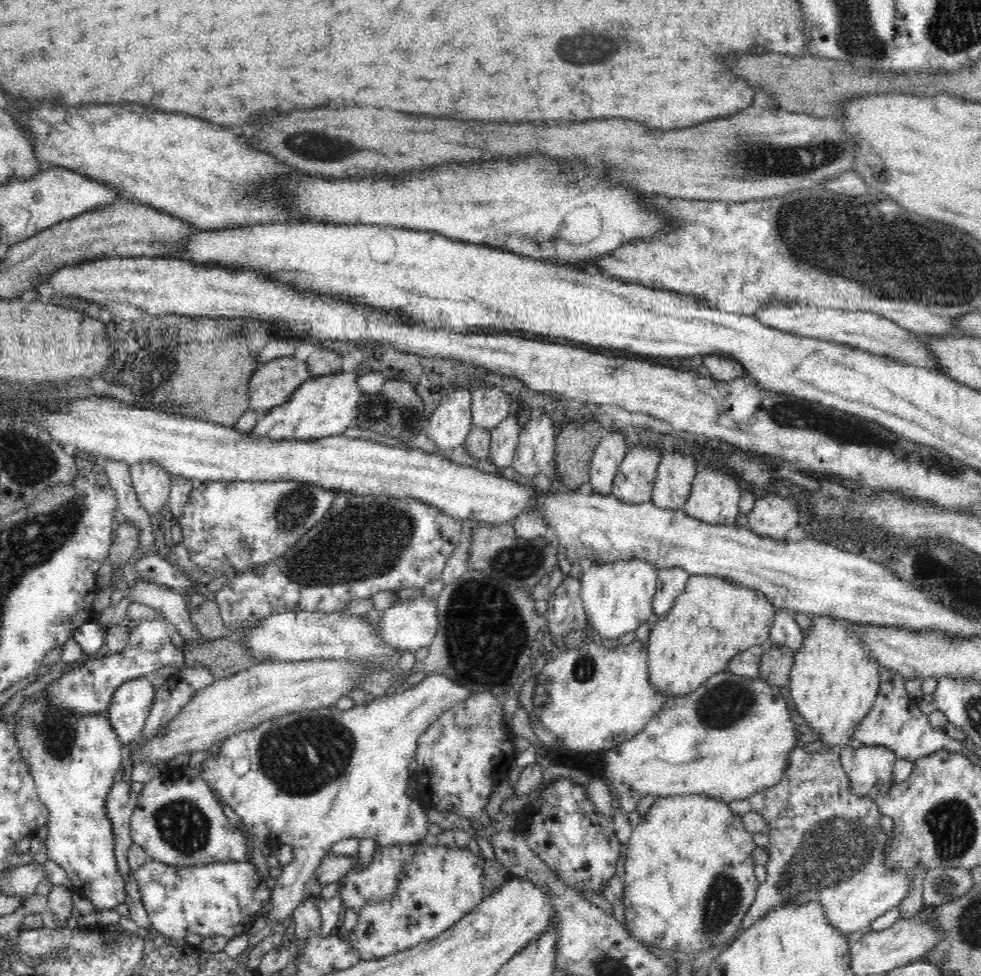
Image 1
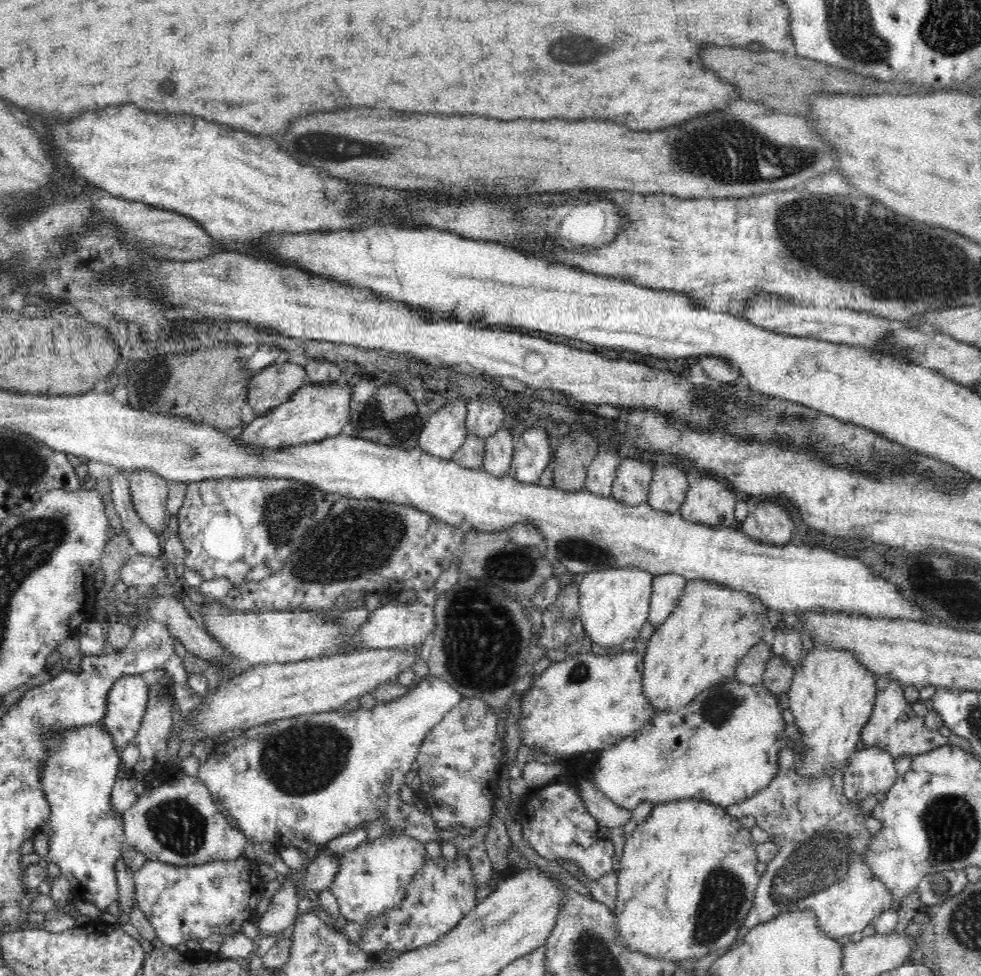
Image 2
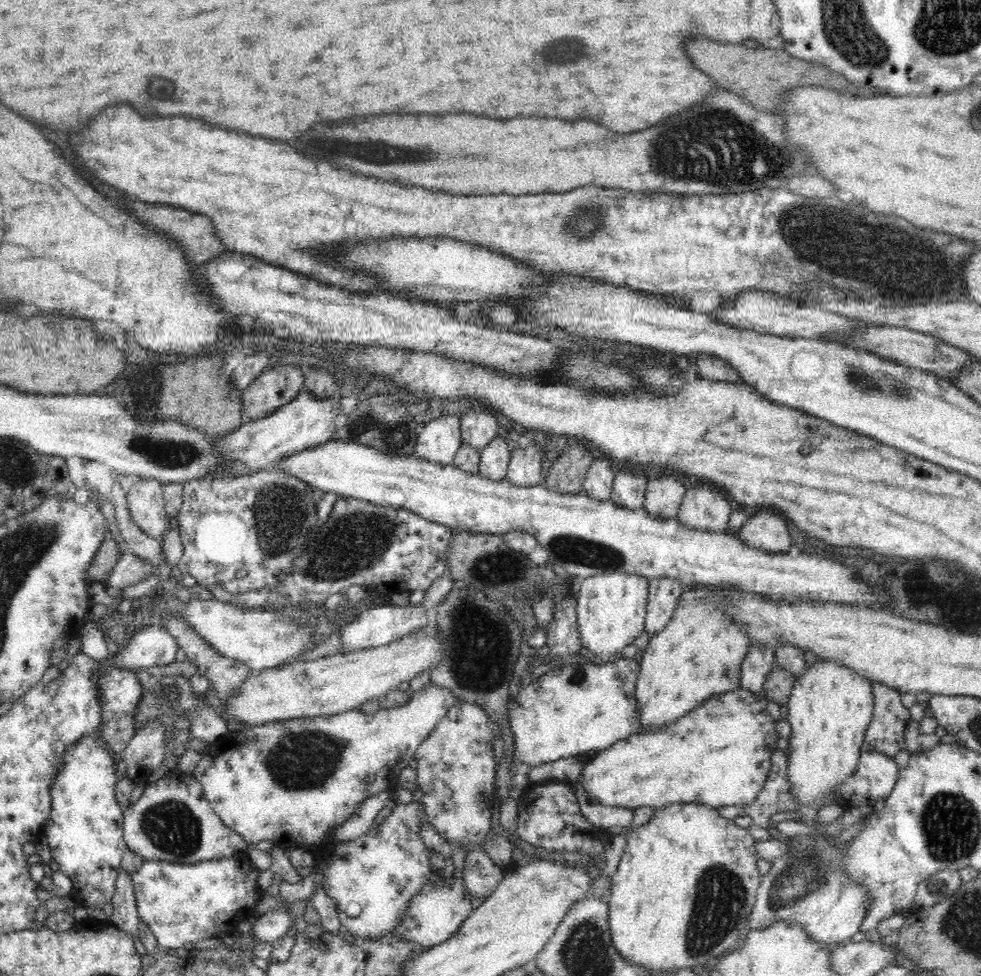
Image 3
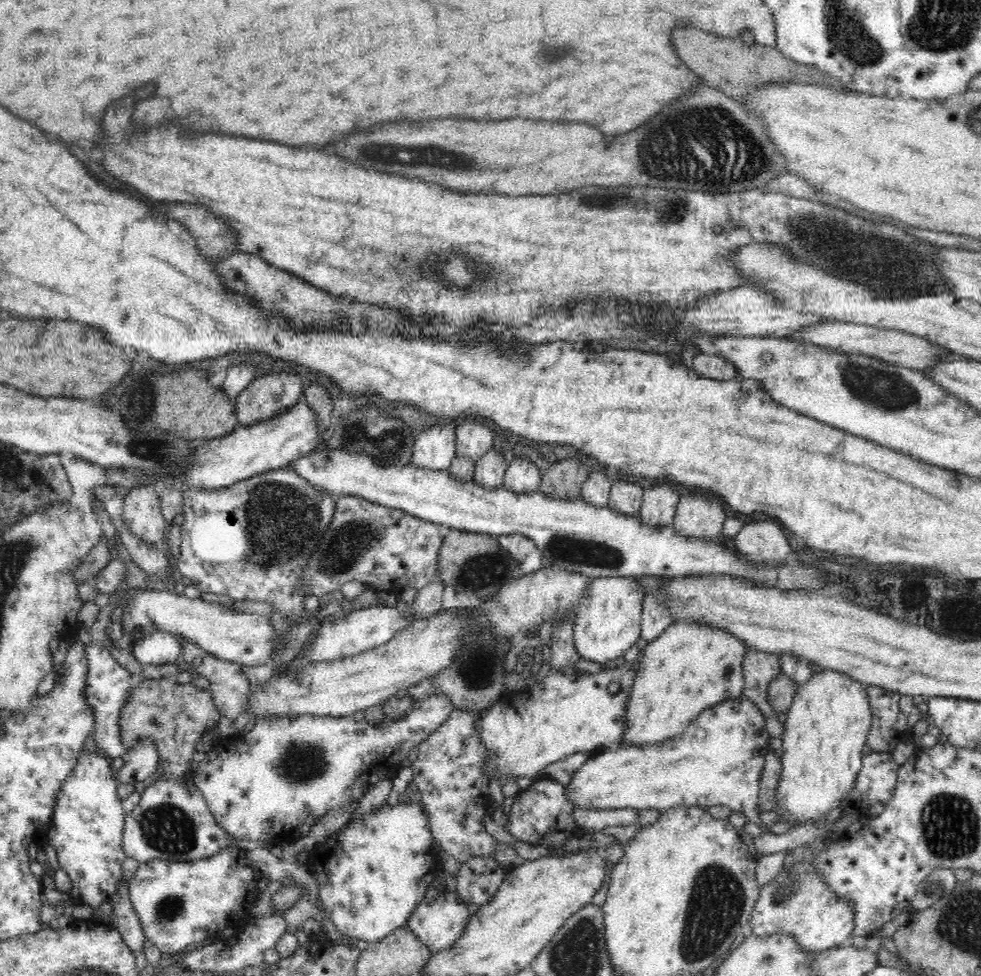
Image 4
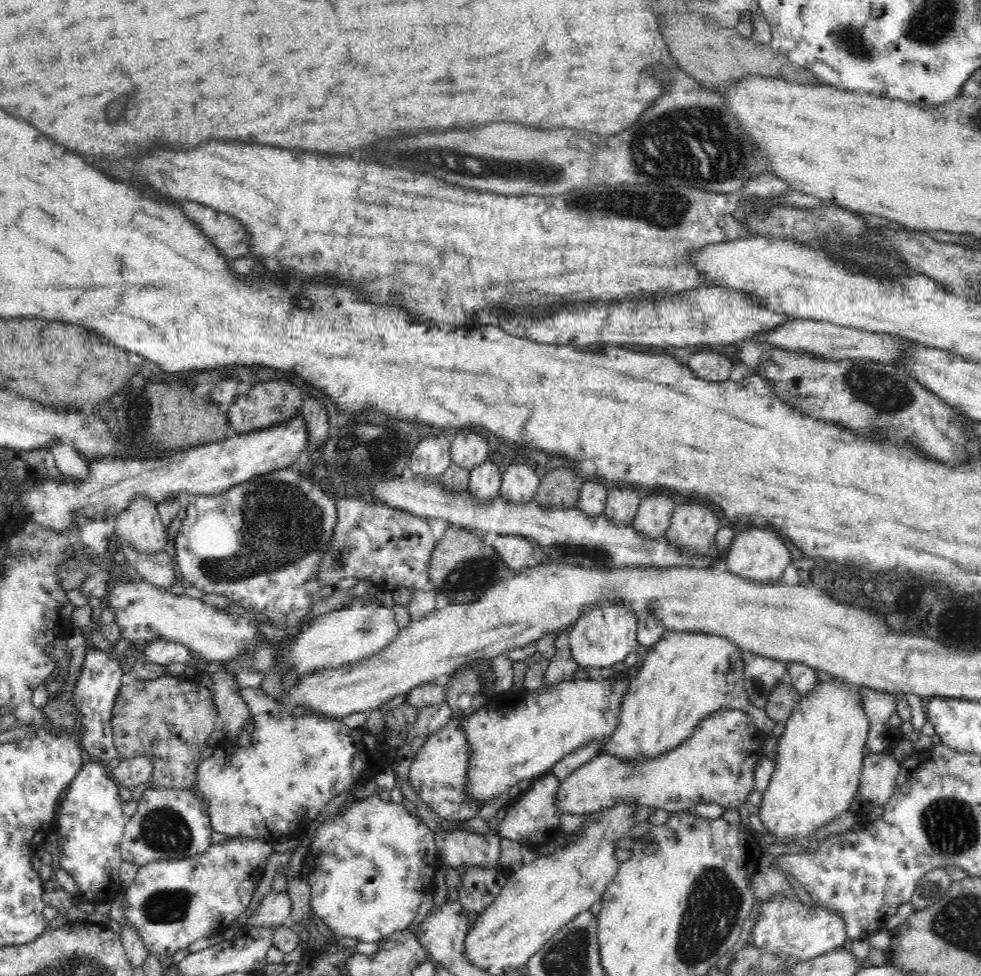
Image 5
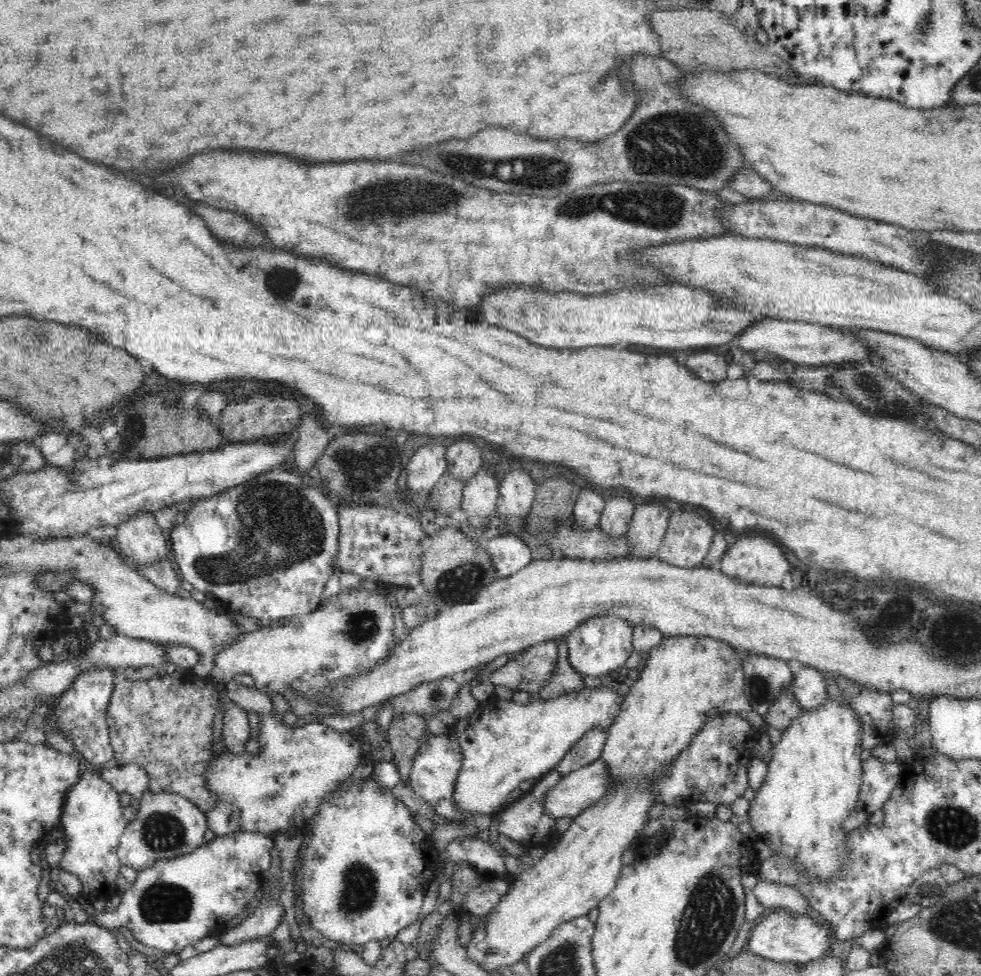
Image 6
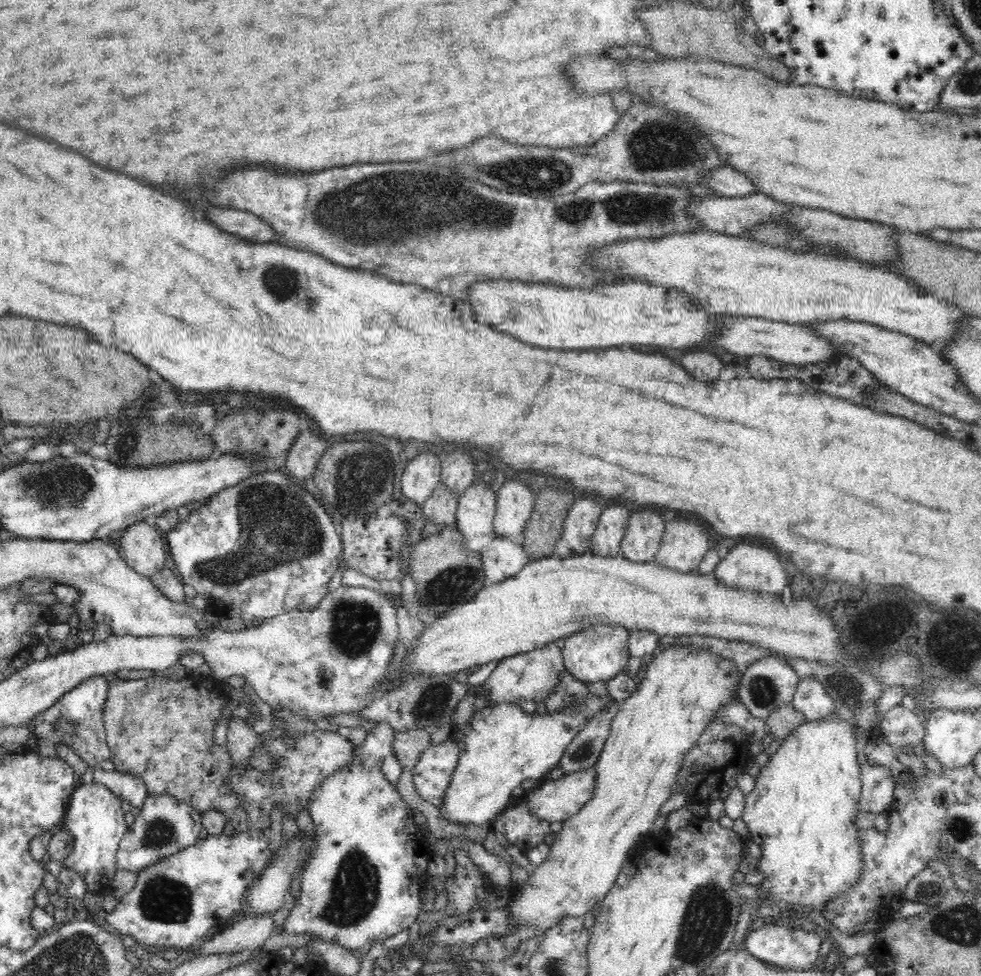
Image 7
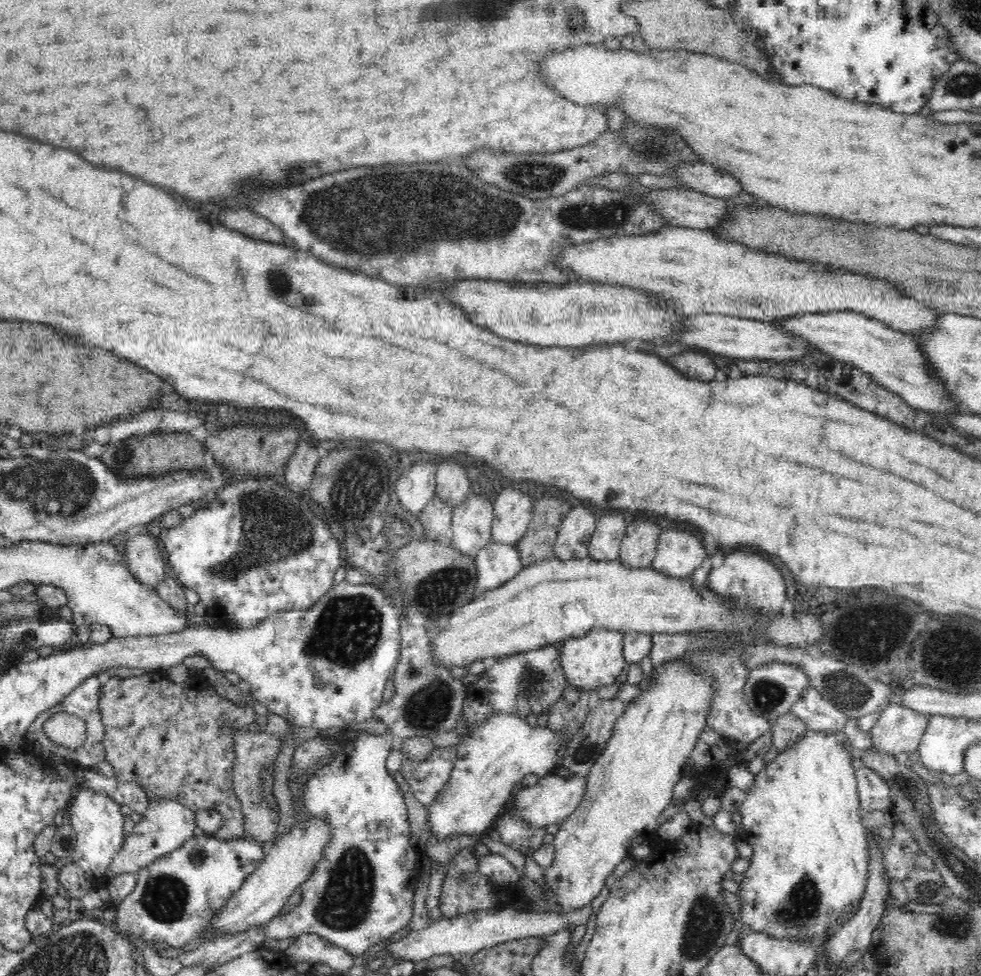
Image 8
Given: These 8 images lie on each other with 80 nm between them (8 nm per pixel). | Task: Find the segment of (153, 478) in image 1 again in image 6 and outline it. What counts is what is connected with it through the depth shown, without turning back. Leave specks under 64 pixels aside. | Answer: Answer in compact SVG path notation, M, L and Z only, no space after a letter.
M142 509L126 517L117 526L117 534L113 542L117 542L122 552L125 554L125 558L136 561L136 565L153 563L154 561L162 560L166 556L168 550L168 548L166 548L166 538L164 538L162 529L158 521L156 521L154 513L148 511L148 509Z

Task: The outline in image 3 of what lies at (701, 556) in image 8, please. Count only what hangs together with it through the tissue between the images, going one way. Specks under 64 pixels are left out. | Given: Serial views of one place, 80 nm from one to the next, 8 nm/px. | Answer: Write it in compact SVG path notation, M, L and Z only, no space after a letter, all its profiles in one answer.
M712 484L690 486L679 506L678 518L698 530L724 531L730 524L732 504L724 492Z

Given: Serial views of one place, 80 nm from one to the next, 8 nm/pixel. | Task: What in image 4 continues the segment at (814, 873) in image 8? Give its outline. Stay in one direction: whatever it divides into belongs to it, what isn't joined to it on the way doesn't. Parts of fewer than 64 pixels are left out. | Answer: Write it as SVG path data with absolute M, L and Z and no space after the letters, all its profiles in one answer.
M824 667L822 672L812 673L796 687L786 714L786 732L782 736L781 755L783 774L779 794L776 795L778 806L774 811L780 823L796 828L821 819L835 808L847 808L847 794L854 786L863 766L862 751L871 729L872 707L868 699L868 689L862 682L842 671Z

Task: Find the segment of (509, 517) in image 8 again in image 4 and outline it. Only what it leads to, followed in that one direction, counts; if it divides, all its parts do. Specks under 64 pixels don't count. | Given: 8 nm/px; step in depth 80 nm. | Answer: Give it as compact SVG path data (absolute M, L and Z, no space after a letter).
M516 458L510 462L503 480L504 487L510 487L514 491L530 491L539 488L542 480L540 468L530 458Z

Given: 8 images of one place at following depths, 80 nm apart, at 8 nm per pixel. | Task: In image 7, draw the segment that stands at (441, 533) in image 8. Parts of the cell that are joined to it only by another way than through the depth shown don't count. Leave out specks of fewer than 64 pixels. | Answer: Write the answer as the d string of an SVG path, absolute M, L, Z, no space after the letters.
M440 482L432 494L422 503L426 517L432 518L434 523L444 523L450 526L456 520L459 496L461 494L448 485Z

